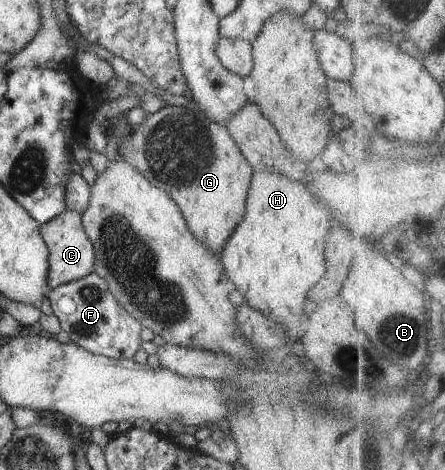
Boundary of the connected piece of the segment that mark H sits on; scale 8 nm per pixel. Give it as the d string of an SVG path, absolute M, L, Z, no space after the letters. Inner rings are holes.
M253 172L243 222L235 228L233 240L227 240L221 252L221 264L245 298L246 306L261 314L265 312L269 320L281 324L296 347L307 292L323 279L327 270L327 232L329 210L317 204L302 181L293 182L277 172Z

